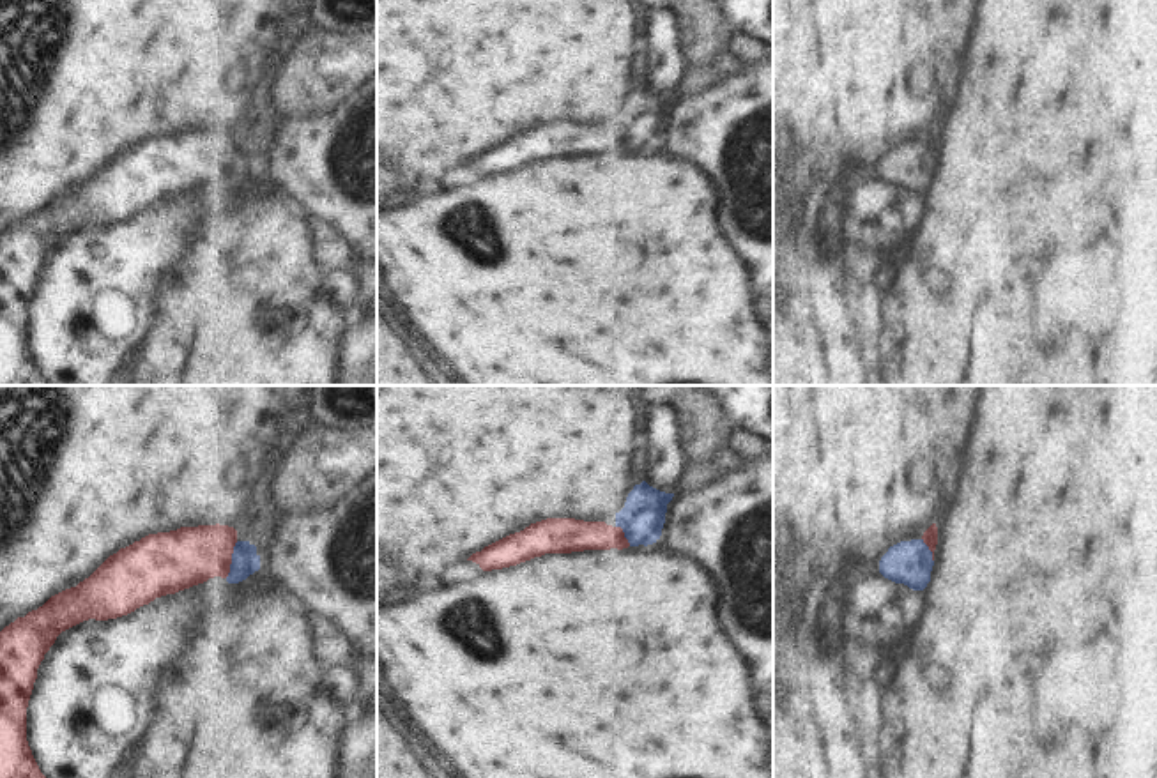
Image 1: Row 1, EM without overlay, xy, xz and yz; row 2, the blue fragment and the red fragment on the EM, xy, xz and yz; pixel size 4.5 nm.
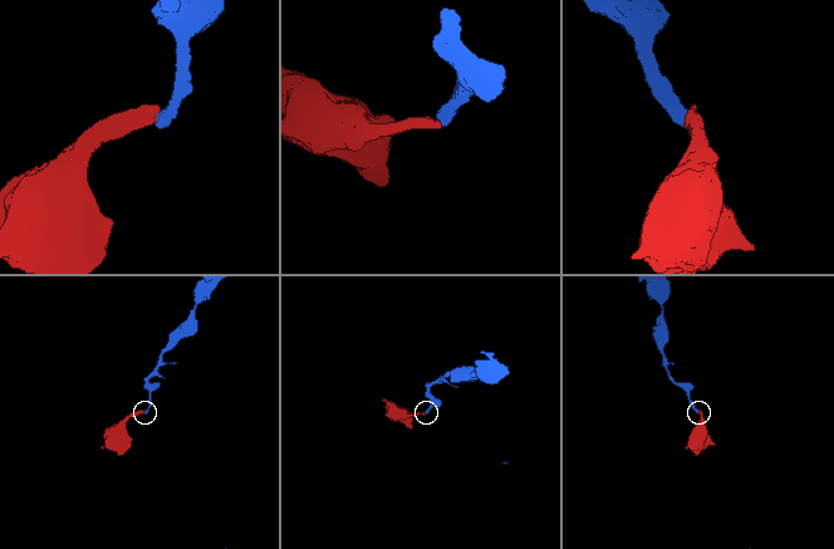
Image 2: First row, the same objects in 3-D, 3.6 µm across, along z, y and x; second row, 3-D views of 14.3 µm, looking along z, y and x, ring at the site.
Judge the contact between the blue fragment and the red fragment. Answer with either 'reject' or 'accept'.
accept

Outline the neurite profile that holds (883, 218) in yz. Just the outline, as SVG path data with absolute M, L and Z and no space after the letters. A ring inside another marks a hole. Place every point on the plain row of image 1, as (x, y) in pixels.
M876 177L872 182L856 191L849 202L847 233L860 242L867 253L877 253L883 263L900 272L899 260L908 253L923 214L923 194L913 194L904 187L895 187Z

